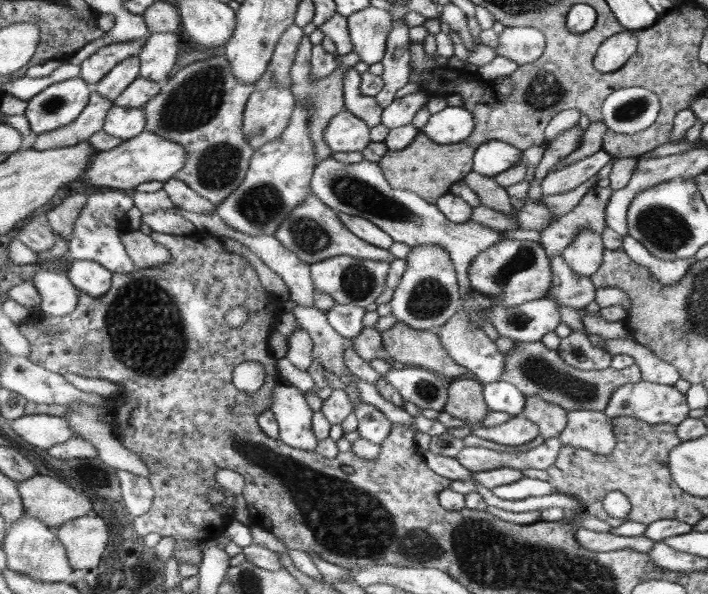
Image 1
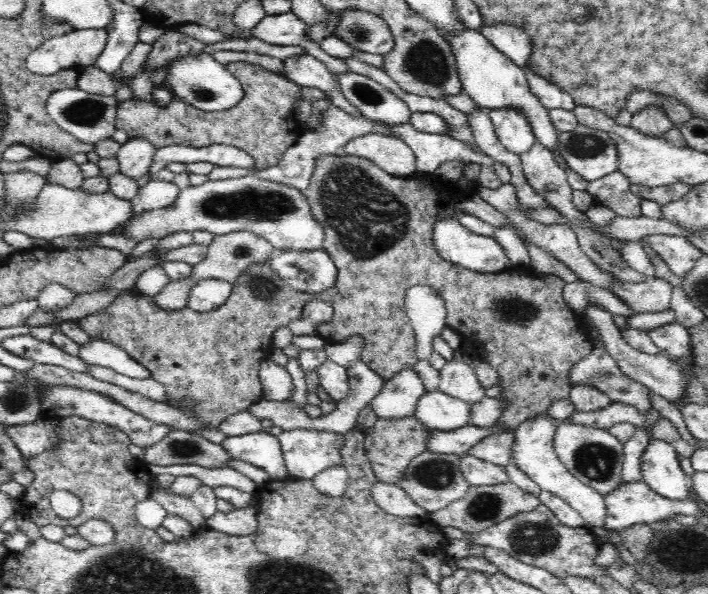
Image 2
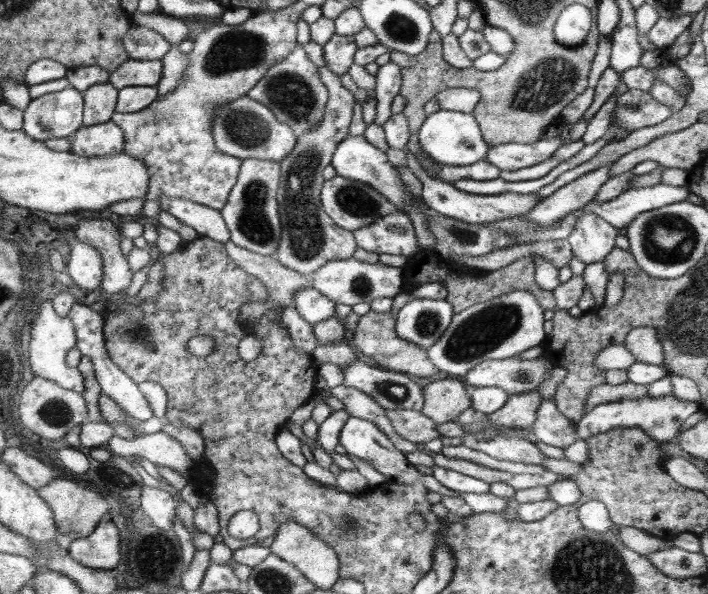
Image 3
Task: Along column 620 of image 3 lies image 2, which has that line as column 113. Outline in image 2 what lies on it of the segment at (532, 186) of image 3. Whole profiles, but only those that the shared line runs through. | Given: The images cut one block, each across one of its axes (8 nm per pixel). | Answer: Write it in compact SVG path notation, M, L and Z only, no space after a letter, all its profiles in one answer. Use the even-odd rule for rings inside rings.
M76 87L75 89L63 88L62 90L52 92L47 98L45 107L50 118L52 118L62 130L73 134L82 142L96 144L97 142L100 142L100 139L110 138L117 129L114 122L116 122L116 110L118 110L118 105L118 97L116 97L115 94L104 95L102 93L88 93L84 91L84 89Z

